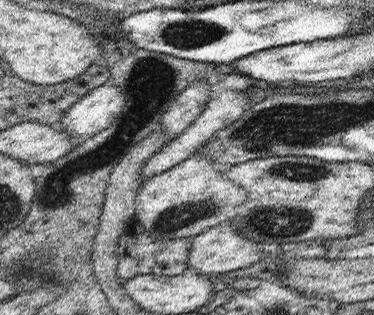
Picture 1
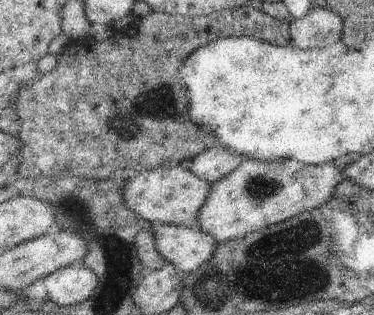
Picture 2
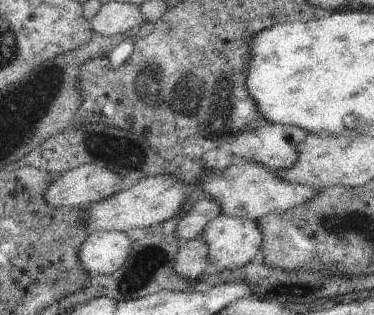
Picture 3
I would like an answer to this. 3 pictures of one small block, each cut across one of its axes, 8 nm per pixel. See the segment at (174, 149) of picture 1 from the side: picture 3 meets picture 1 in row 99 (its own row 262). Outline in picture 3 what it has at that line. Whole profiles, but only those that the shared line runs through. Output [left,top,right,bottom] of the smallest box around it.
[199,214,263,270]

